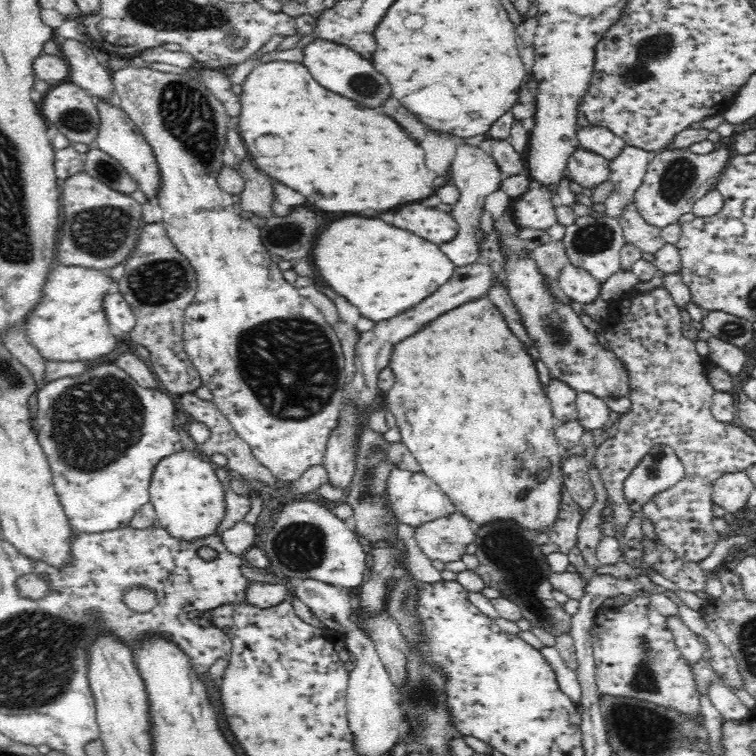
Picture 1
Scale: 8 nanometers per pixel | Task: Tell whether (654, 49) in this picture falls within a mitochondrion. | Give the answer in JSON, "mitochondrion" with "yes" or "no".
{"mitochondrion":"yes"}

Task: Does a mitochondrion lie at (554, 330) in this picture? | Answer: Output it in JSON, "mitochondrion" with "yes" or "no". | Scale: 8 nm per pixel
{"mitochondrion":"yes"}

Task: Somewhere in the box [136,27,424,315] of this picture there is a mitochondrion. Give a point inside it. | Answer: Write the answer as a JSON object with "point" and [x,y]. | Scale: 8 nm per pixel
{"point":[186,111]}

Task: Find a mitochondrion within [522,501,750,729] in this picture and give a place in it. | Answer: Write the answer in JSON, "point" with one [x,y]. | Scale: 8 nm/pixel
{"point":[645,676]}

